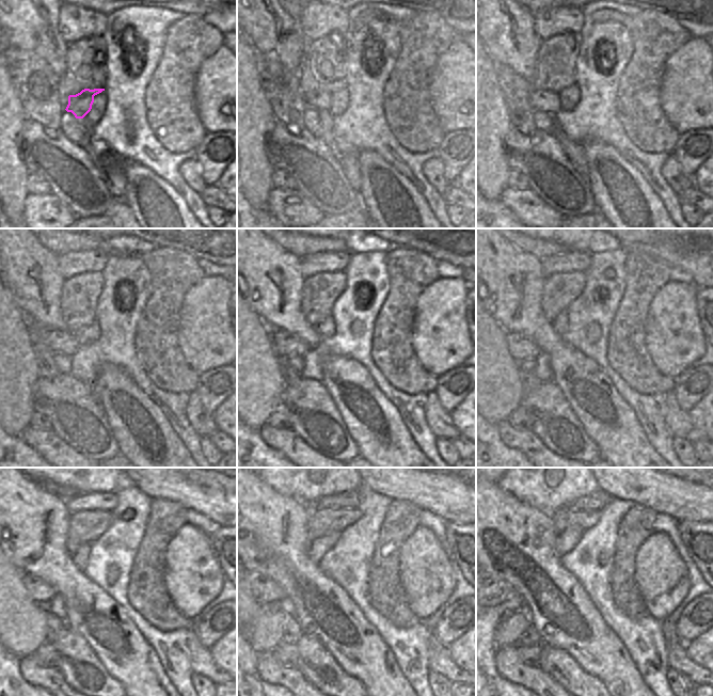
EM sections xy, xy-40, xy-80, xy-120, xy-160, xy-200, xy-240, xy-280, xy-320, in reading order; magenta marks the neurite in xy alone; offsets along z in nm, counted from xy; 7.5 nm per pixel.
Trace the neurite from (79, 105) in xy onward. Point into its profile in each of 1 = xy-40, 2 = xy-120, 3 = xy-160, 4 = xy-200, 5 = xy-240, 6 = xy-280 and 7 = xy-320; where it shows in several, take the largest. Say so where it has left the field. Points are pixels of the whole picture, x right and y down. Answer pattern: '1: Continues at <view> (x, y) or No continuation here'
1: Continues at xy-40 (312, 101)
2: Continues at xy-120 (65, 342)
3: Continues at xy-160 (287, 344)
4: Continues at xy-200 (521, 348)
5: Continues at xy-240 (40, 590)
6: Continues at xy-280 (264, 589)
7: Continues at xy-320 (497, 590).

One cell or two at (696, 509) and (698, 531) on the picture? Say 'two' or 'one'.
two

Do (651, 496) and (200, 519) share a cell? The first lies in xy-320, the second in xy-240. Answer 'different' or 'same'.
different

